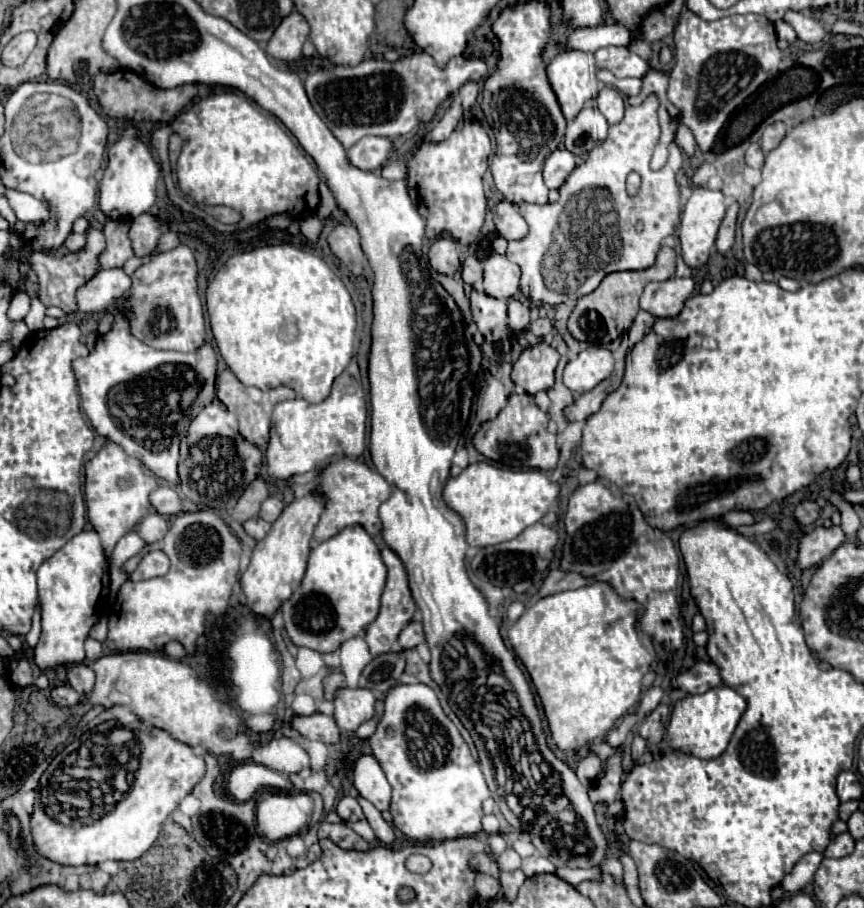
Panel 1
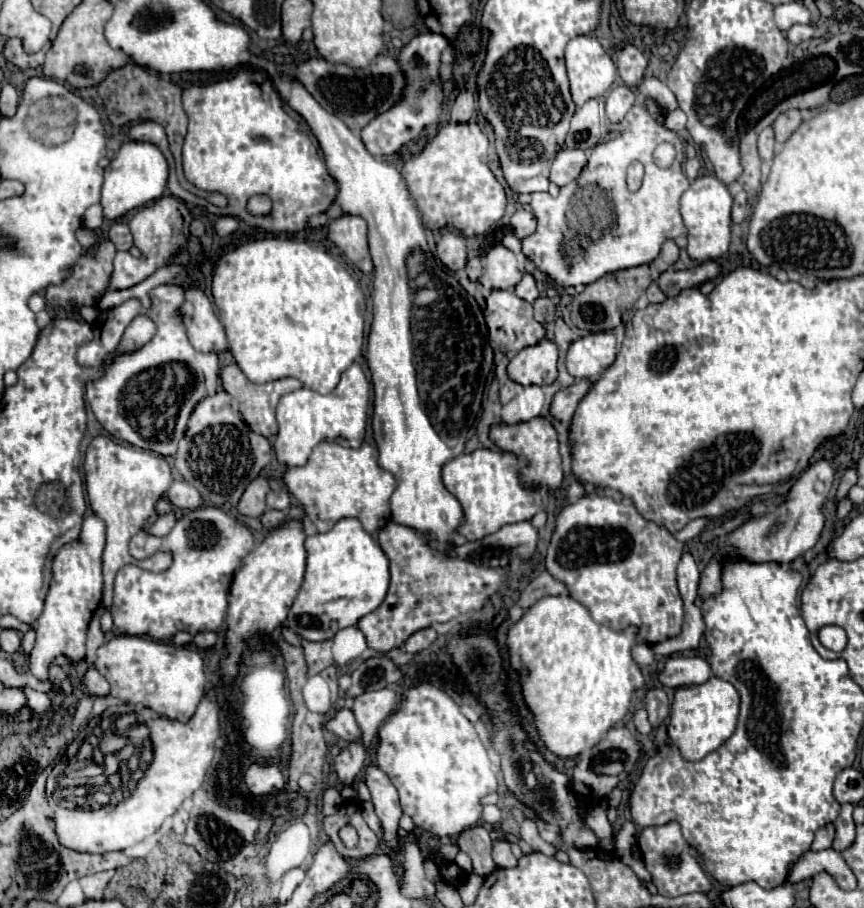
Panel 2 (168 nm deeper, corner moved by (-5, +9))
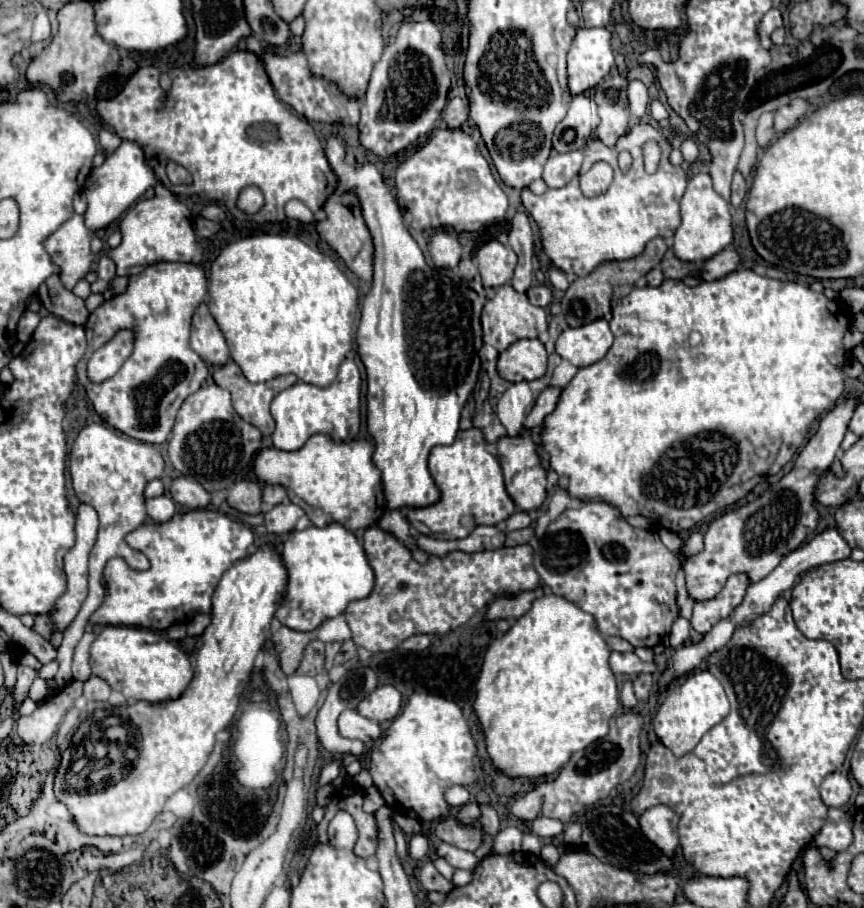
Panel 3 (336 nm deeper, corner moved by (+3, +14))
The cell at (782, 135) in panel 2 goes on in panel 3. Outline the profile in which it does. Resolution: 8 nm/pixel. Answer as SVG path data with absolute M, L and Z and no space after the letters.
M796 98L796 100L792 100L790 104L780 106L780 108L776 110L776 120L774 120L776 132L782 134L782 132L790 130L790 128L804 116L806 110L808 110L808 102L802 100L802 98Z

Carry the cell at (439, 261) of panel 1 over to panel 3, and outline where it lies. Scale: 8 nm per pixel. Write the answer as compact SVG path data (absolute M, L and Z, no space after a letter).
M446 230L436 232L428 248L430 248L430 256L436 268L456 268L458 266L462 246L452 232L446 232Z

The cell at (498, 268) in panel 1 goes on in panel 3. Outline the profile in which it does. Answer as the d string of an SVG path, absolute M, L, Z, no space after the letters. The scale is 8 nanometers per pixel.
M492 240L478 250L476 258L486 290L500 288L512 280L518 257L510 246L502 246L498 240Z

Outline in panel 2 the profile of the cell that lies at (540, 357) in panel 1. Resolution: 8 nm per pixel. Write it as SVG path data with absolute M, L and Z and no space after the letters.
M542 339L532 347L524 347L508 365L508 375L520 385L550 385L556 381L556 343Z

